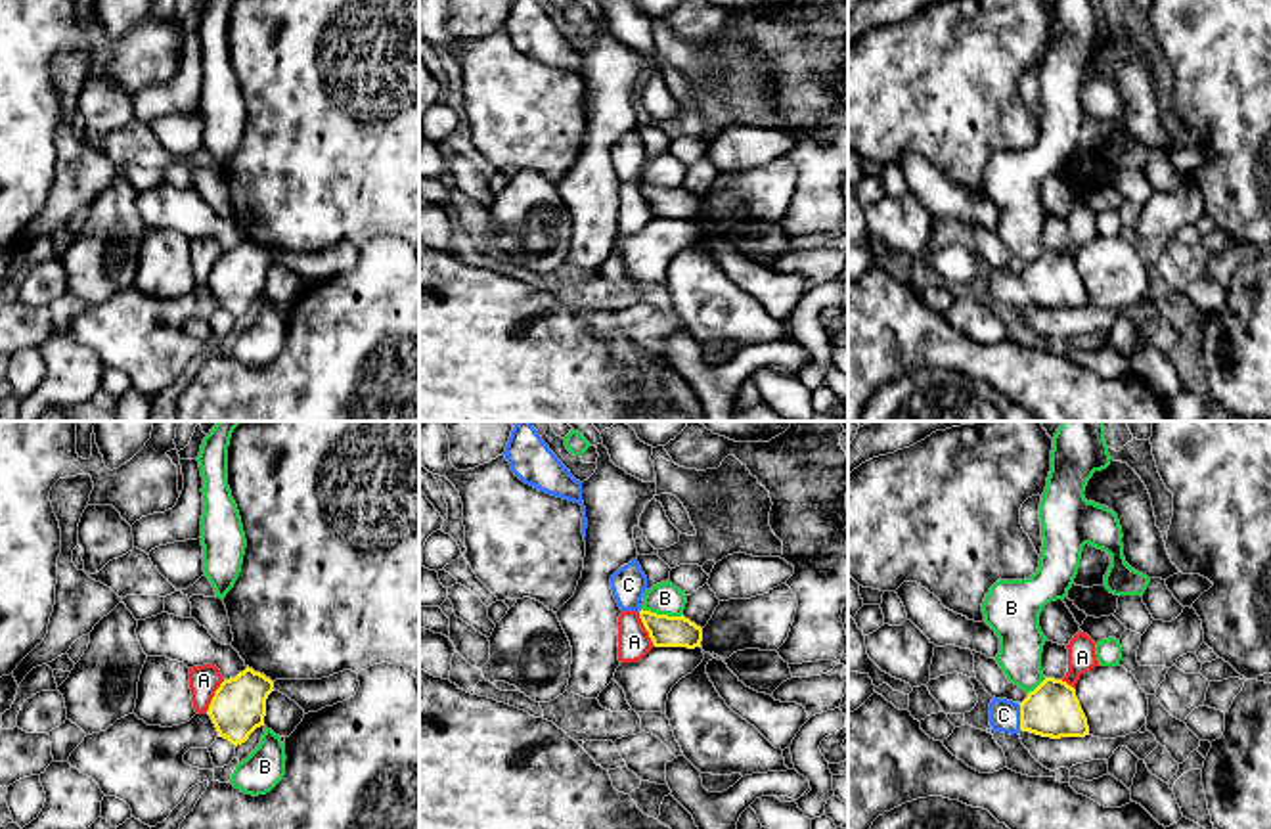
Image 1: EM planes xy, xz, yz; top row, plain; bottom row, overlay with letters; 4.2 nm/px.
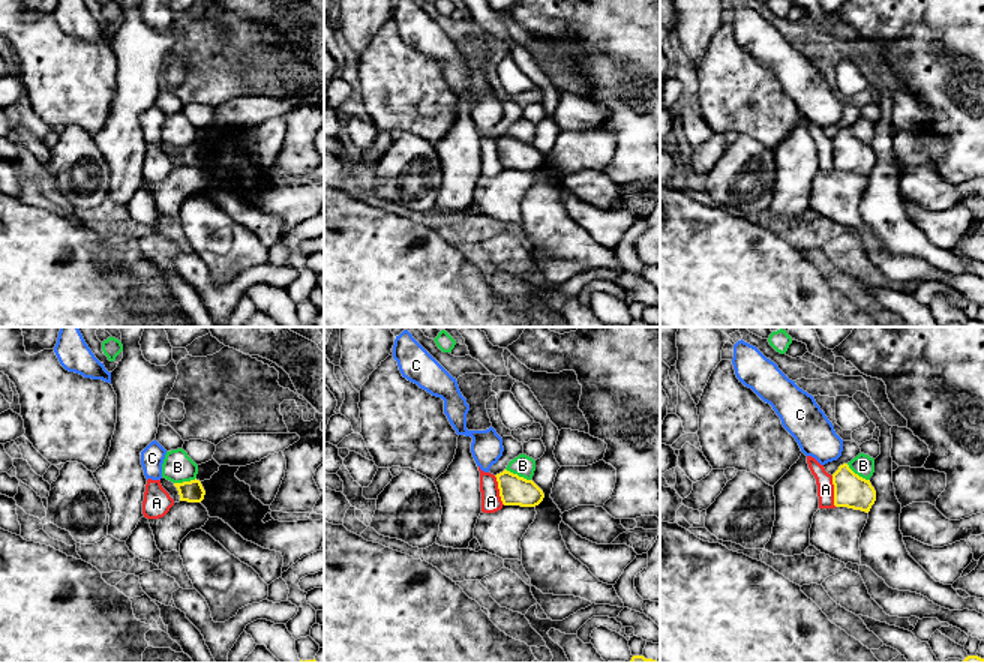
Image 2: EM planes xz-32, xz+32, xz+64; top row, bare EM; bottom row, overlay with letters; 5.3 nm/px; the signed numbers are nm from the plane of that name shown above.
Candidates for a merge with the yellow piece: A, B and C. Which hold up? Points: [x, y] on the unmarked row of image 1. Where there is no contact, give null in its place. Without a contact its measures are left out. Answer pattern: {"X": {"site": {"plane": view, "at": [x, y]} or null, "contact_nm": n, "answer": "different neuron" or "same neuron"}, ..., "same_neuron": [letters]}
{"A": {"site": {"plane": "xz", "at": [646, 200]}, "contact_nm": 160, "answer": "different neuron"}, "B": {"site": {"plane": "xz", "at": [663, 186]}, "contact_nm": 180, "answer": "different neuron"}, "C": {"site": {"plane": "yz", "at": [1021, 288]}, "contact_nm": 110, "answer": "same neuron"}, "same_neuron": ["C"]}

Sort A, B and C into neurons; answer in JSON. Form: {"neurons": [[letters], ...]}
{"neurons": [["A"], ["B"], ["C"]]}

